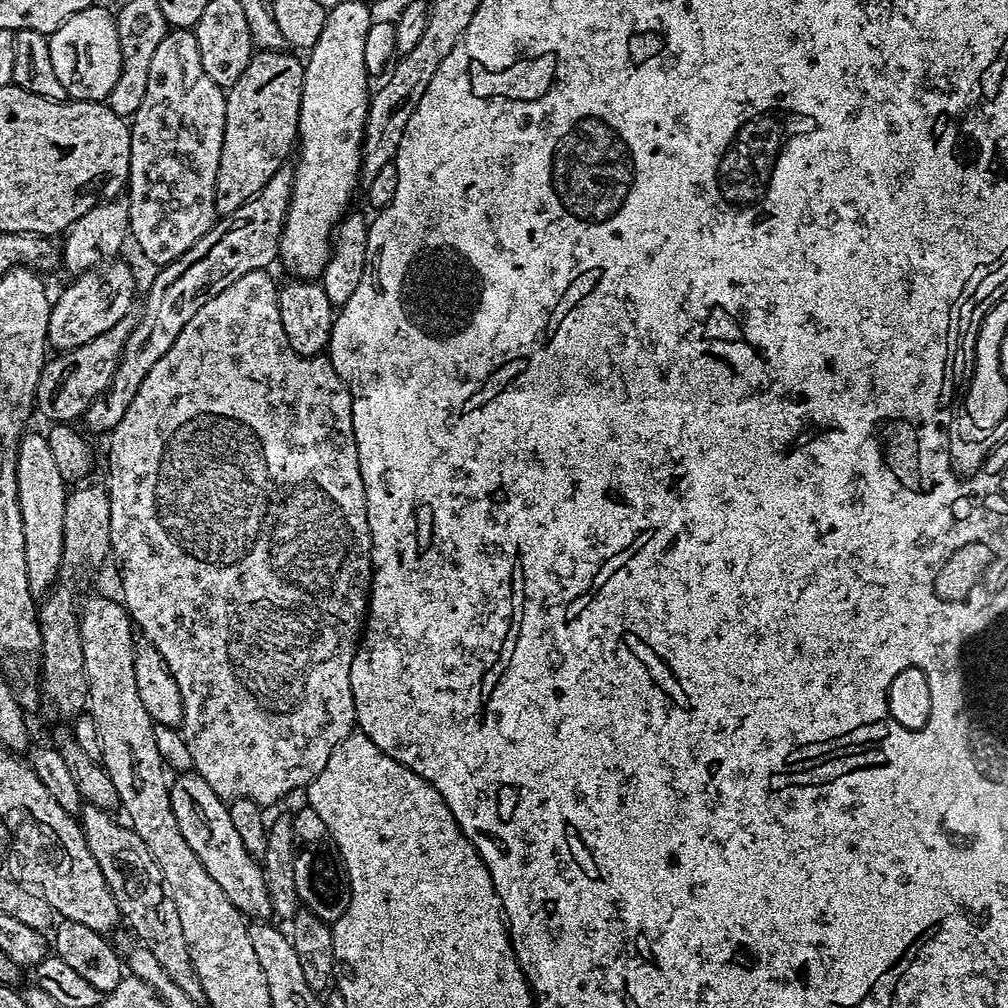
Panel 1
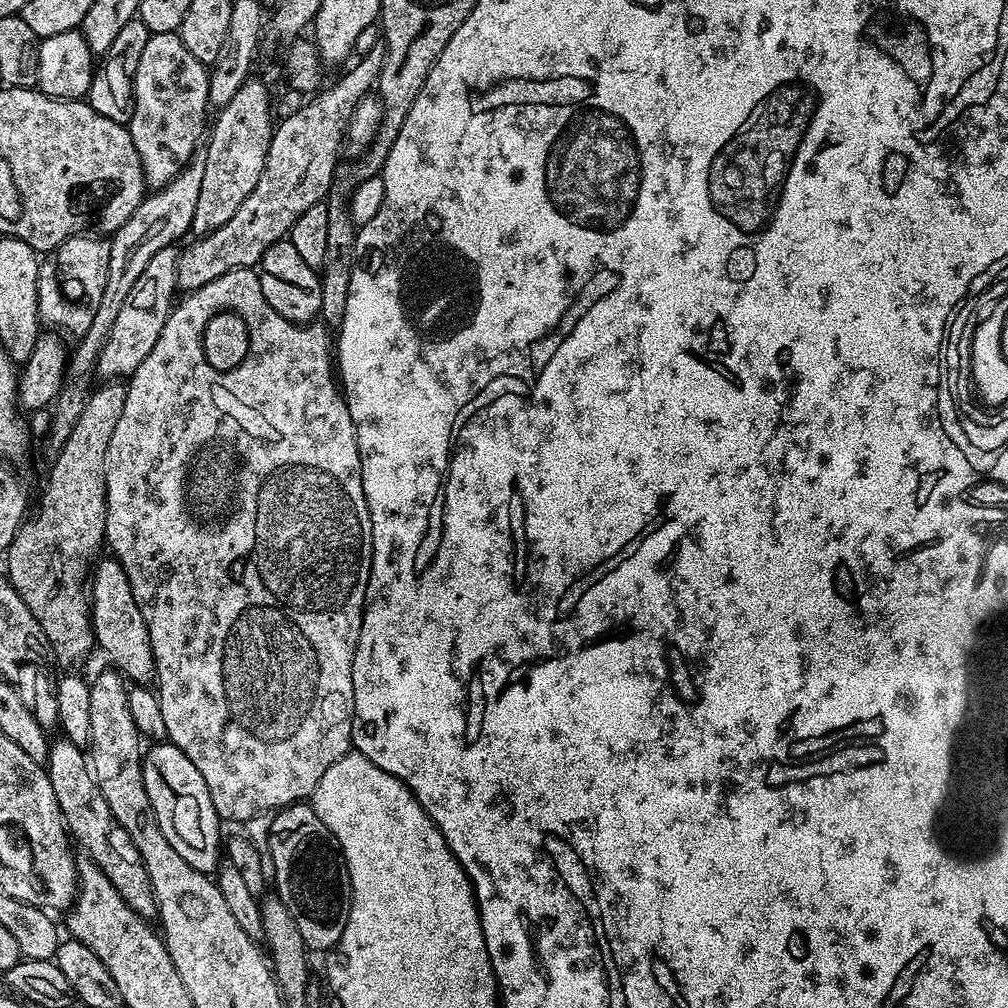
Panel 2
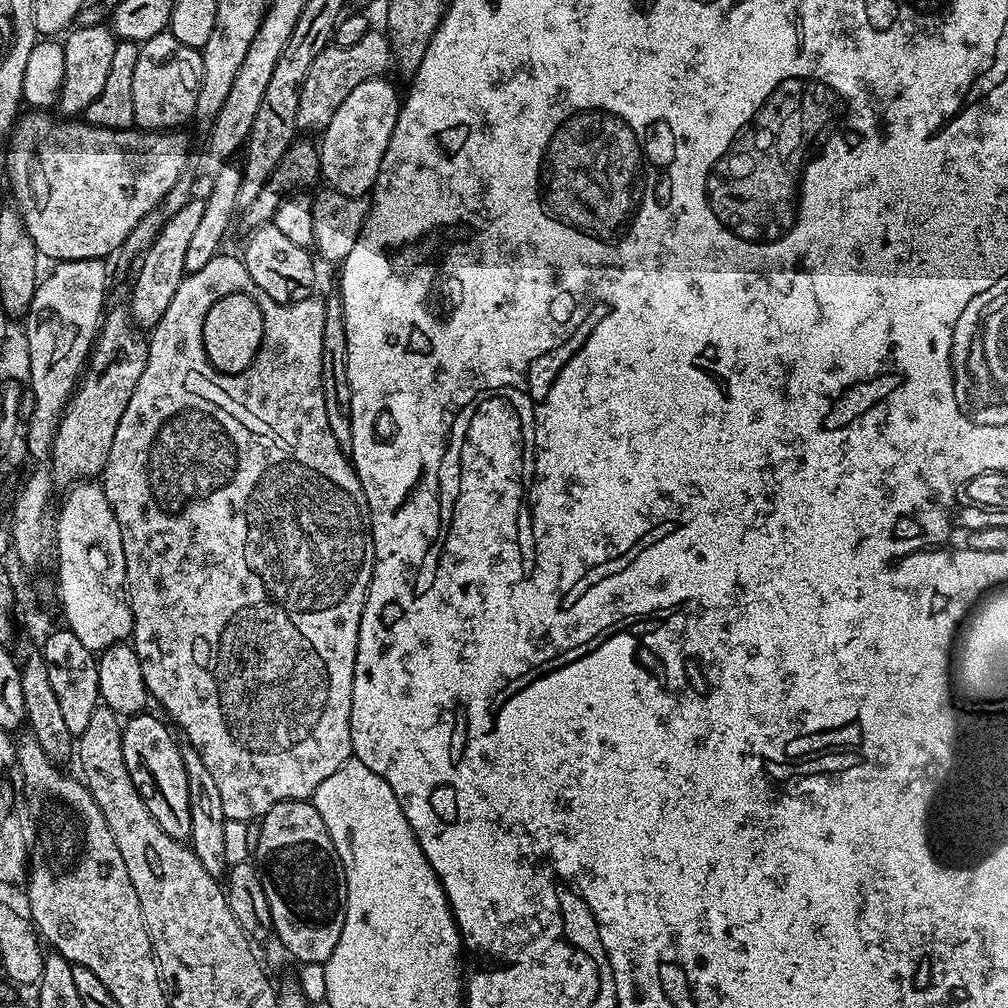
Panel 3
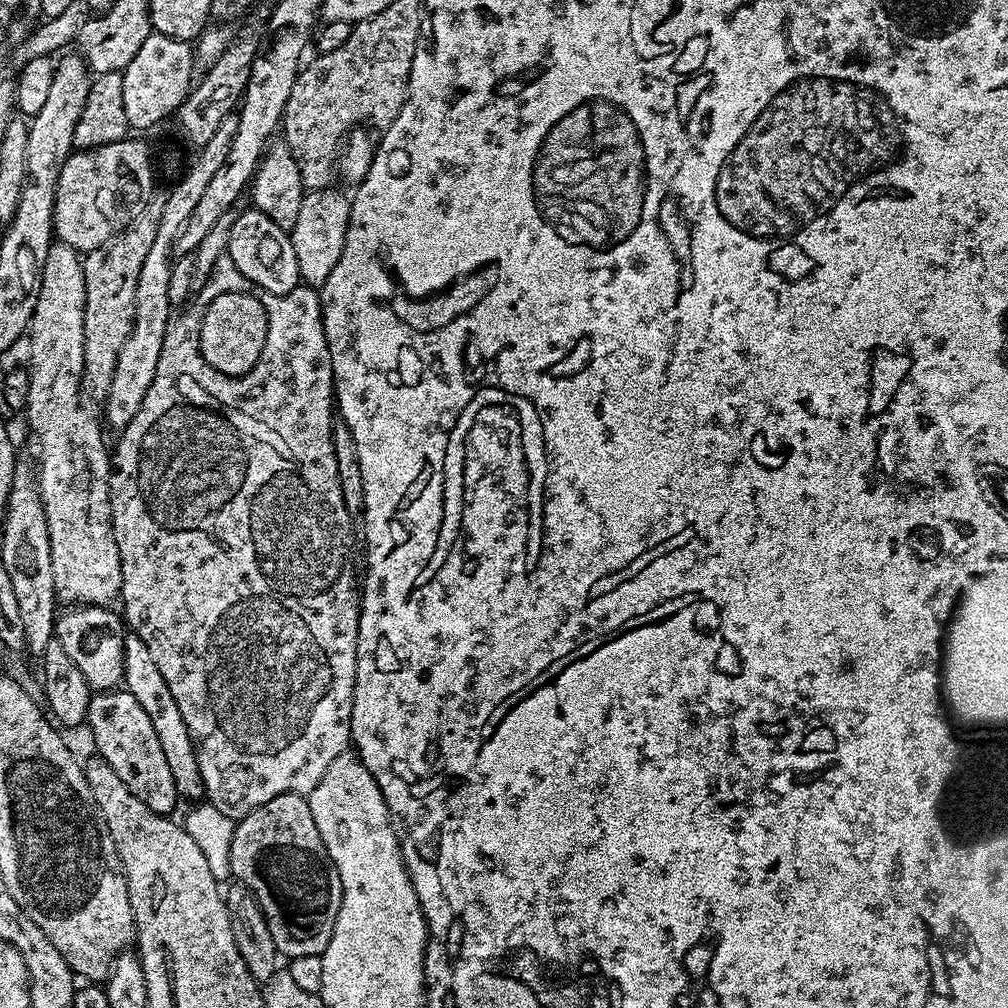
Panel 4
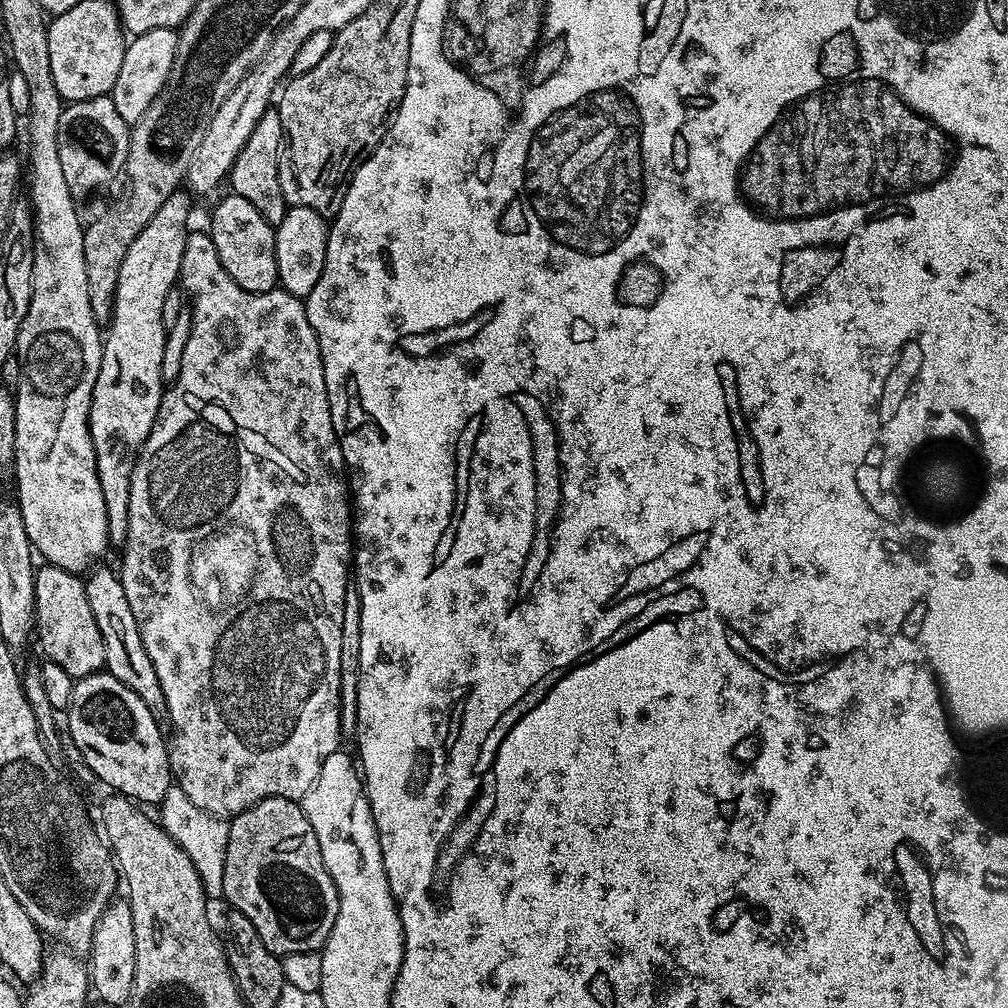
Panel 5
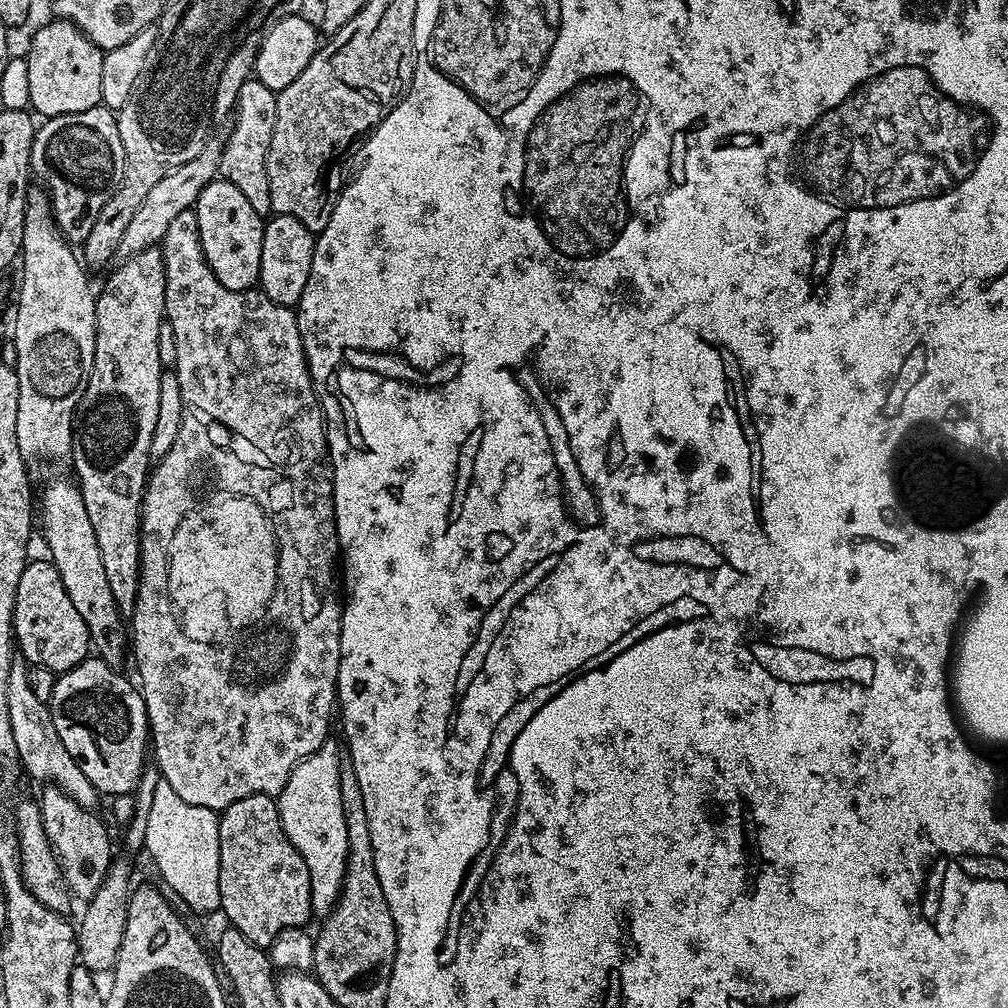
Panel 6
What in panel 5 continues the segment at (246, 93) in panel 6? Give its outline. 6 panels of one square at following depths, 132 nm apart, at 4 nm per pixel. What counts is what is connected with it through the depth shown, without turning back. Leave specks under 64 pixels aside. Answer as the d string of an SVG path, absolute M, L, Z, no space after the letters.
M268 107L265 113L257 120L253 133L242 146L237 160L232 166L230 173L231 191L235 195L246 198L266 222L273 226L282 222L282 218L288 213L289 205L284 202L282 186L280 185L280 166L282 163L282 149L285 147L284 127L279 111L275 107Z

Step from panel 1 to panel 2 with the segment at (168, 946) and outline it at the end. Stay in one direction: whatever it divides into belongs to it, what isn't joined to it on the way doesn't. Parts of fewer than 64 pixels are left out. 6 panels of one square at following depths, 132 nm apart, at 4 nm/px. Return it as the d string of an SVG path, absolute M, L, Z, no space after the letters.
M63 738L53 739L48 746L46 761L50 786L54 786L54 798L58 798L60 813L64 816L64 827L68 835L86 854L87 859L93 860L114 882L114 890L122 894L126 906L140 916L152 918L157 915L156 895L150 882L150 874L146 874L146 866L134 846L130 842L130 834L122 830L118 818L110 814L110 806L106 806L106 798L102 798L102 790L93 776L89 757L85 749L74 746L74 742Z

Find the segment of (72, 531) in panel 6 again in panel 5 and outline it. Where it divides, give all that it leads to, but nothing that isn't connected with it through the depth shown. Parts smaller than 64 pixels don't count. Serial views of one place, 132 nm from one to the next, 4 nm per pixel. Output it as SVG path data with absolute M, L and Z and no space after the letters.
M97 567L86 576L84 589L90 602L90 610L94 610L94 622L98 622L98 630L102 630L102 646L106 646L104 668L122 686L134 690L146 710L154 714L157 722L167 717L166 698L162 694L162 682L158 682L158 674L154 674L154 662L150 662L150 654L146 654L146 646L142 646L142 634L138 630L138 622L134 622L134 614L130 611L130 602L126 602L126 590L122 590L122 582L115 571Z

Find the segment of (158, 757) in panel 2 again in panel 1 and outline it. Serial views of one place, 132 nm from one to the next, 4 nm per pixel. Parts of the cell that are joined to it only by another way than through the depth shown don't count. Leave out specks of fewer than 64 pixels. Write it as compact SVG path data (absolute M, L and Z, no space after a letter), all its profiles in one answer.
M195 770L179 773L171 781L168 797L174 810L174 818L178 818L178 826L190 842L190 850L198 854L202 866L206 866L206 874L222 886L222 894L234 902L240 915L256 922L264 922L273 915L270 902L270 890L266 890L263 863L246 850L238 830L234 830L234 822L230 822L228 804L221 800L214 790L210 790Z

